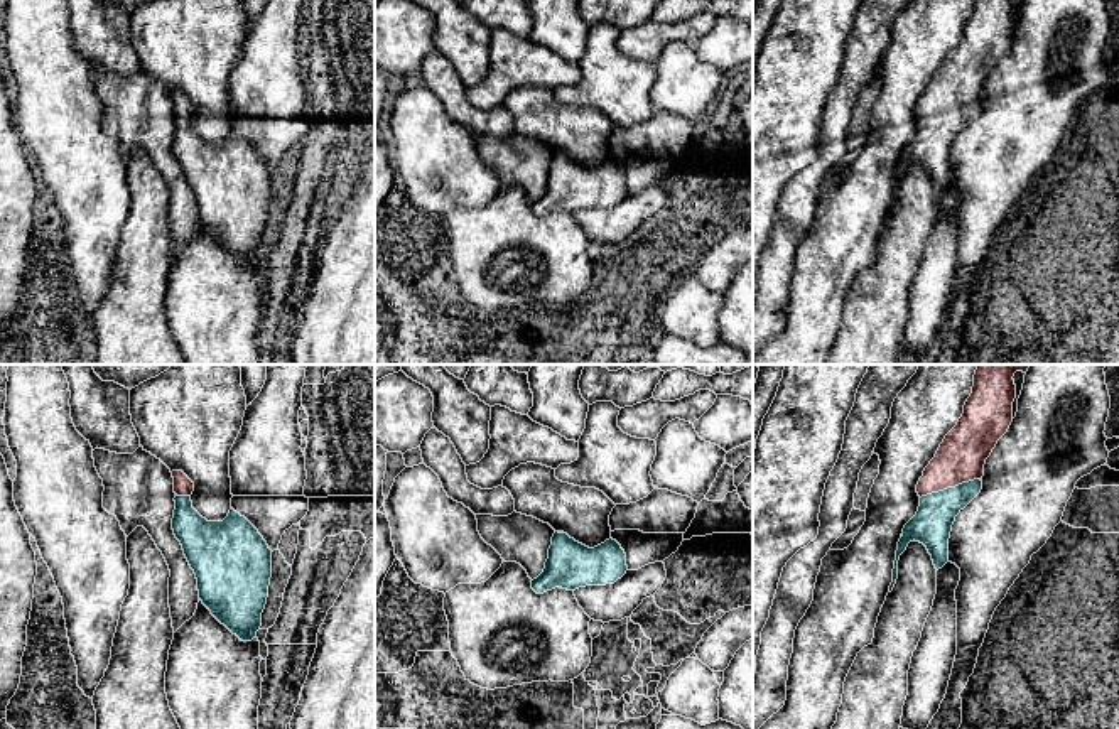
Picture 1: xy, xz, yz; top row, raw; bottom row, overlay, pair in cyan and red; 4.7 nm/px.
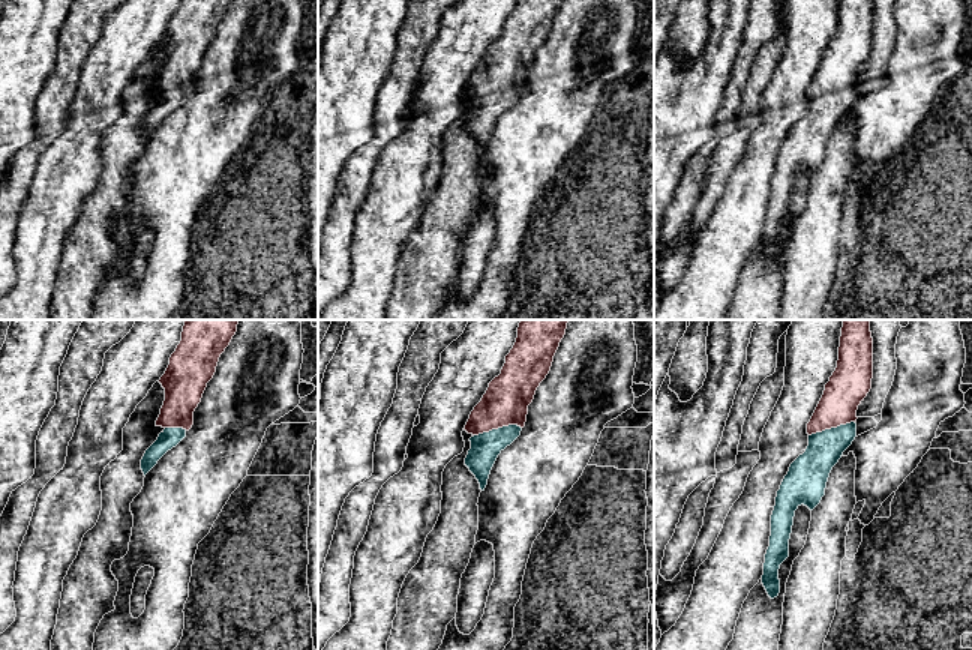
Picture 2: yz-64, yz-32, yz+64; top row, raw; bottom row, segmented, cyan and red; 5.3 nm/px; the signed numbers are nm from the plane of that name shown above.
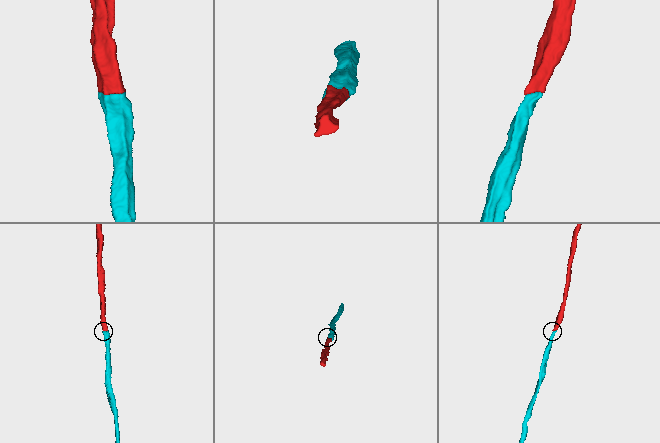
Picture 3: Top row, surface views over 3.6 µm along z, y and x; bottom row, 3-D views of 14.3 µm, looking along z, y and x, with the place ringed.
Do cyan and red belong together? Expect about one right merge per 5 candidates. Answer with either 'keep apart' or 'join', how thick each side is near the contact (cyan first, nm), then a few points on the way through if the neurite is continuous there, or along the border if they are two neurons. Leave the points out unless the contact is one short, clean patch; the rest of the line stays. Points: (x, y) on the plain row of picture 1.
join; 190 nm thick on the cyan side, 240 nm on the other; runs through yz (932, 147), (940, 120), (949, 110), (961, 80)

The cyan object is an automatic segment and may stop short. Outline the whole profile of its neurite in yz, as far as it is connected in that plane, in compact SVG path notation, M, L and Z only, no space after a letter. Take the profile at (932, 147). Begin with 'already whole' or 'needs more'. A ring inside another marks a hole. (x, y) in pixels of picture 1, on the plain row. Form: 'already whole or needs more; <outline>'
needs more; M974 0L972 15L964 27L962 39L945 57L916 106L920 128L916 137L905 147L903 159L898 164L889 214L898 201L900 177L910 164L915 162L927 169L937 192L949 184L949 160L955 138L981 115L986 81L1013 44L1014 20L1016 7L1013 0Z

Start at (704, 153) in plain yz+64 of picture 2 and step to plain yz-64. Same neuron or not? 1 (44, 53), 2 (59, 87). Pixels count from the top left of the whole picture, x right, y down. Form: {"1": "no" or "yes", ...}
{"1": "no", "2": "yes"}

